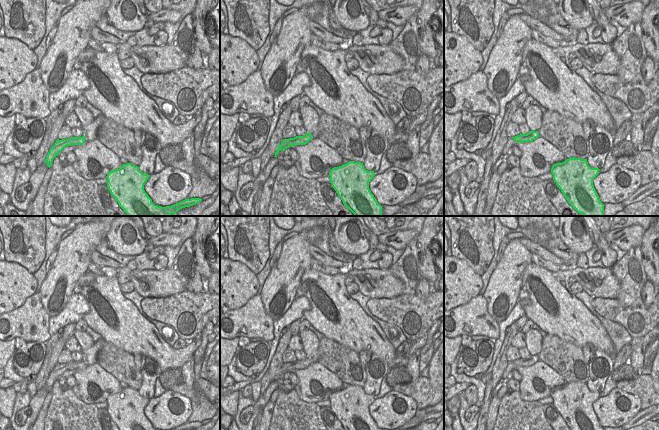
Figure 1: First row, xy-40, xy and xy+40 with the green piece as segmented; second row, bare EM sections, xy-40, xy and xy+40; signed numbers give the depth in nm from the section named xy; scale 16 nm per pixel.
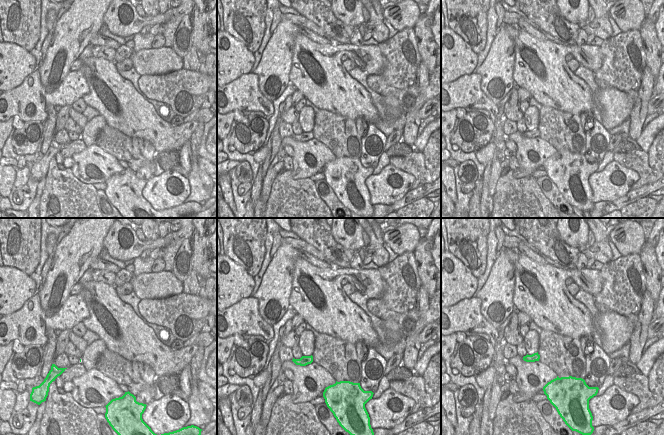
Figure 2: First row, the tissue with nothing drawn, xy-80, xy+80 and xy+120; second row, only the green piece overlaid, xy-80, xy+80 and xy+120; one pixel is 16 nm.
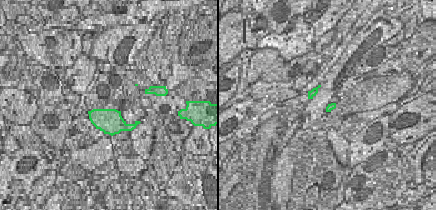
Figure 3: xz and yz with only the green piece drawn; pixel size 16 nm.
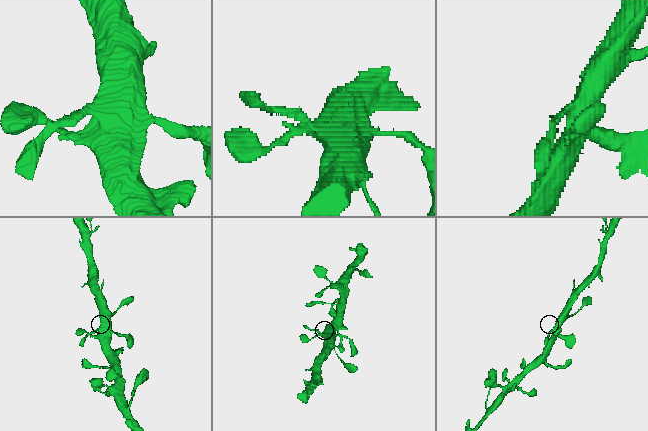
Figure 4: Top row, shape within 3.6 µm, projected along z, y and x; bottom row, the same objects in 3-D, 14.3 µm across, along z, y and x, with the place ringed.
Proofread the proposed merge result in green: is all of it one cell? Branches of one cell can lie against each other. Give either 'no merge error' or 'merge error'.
no merge error

